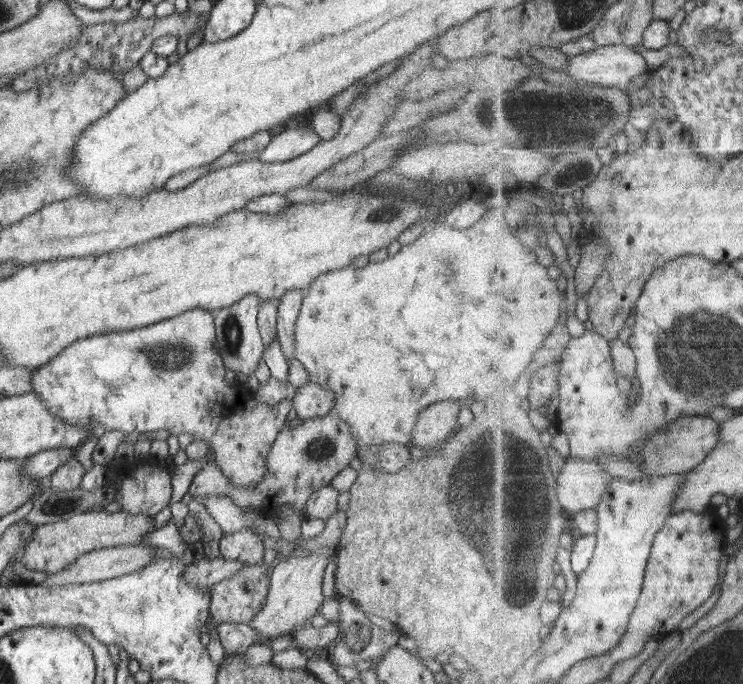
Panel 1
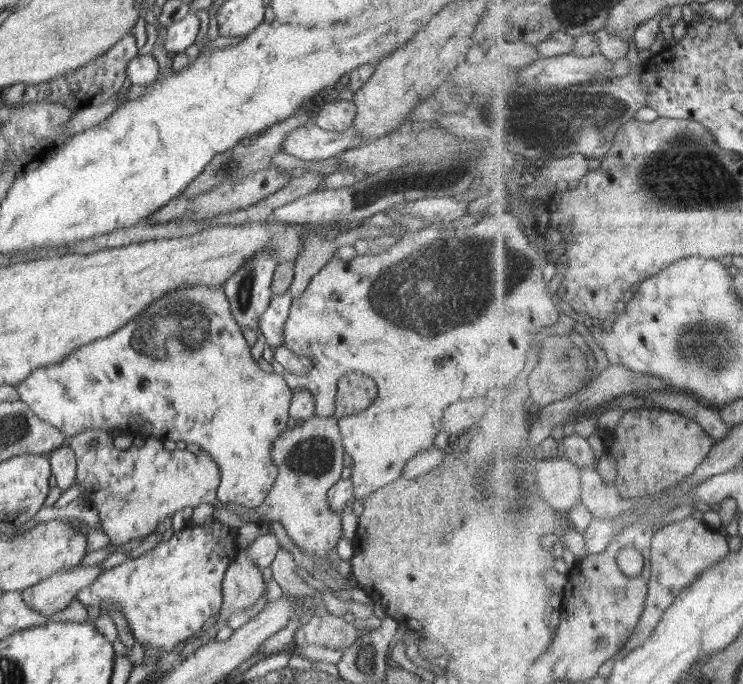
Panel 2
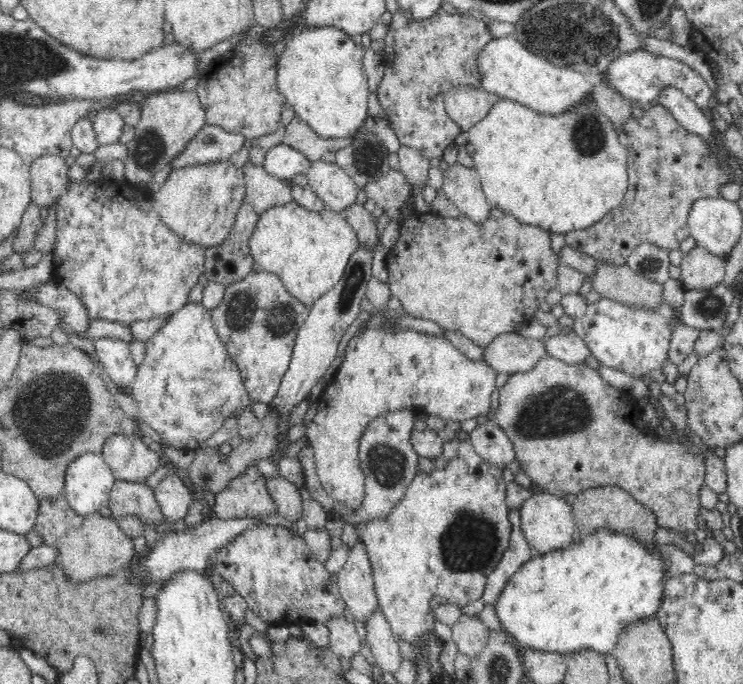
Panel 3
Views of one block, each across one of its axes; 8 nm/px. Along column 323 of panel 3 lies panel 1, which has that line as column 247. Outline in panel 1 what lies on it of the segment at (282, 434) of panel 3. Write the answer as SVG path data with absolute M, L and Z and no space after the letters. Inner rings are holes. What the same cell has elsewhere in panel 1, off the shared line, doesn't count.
M247 294L233 304L218 310L215 314L216 347L220 350L220 358L226 366L226 371L234 372L238 382L244 382L246 377L255 370L263 358L263 337L259 332L257 314L262 300L256 294Z

